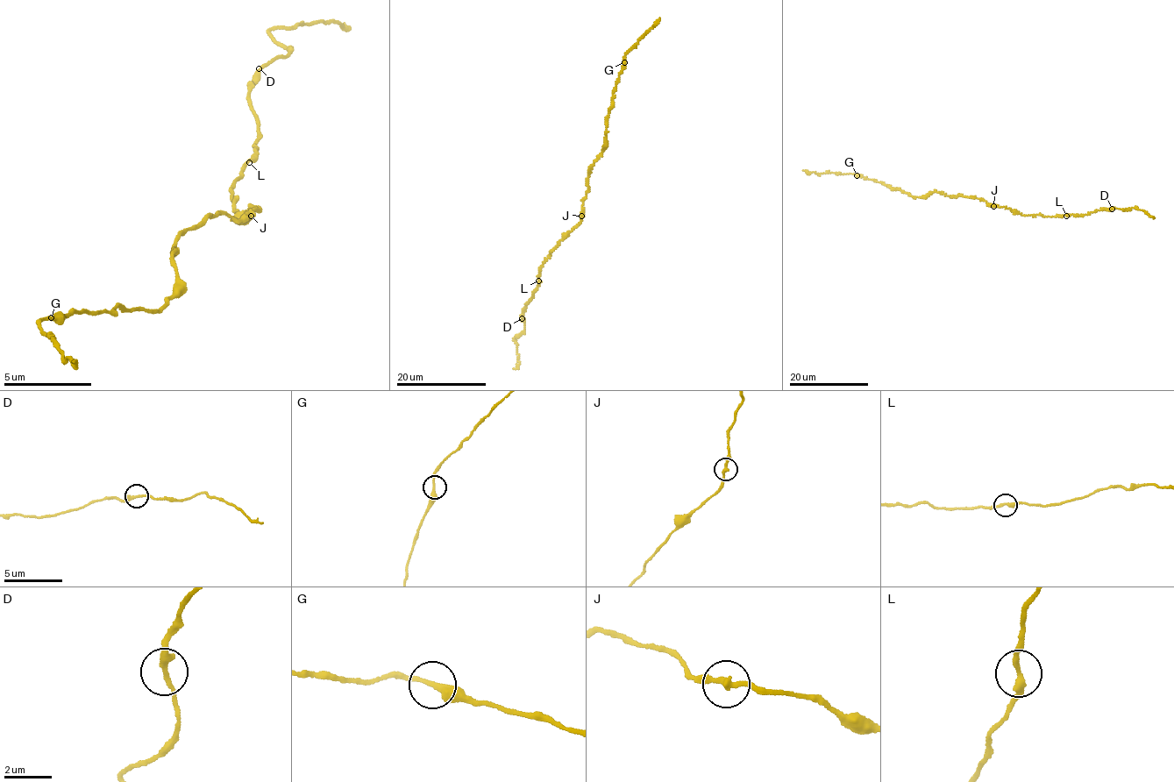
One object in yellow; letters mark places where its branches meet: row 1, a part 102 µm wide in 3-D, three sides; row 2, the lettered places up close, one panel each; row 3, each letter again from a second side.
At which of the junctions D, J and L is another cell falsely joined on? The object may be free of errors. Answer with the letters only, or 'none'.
none

